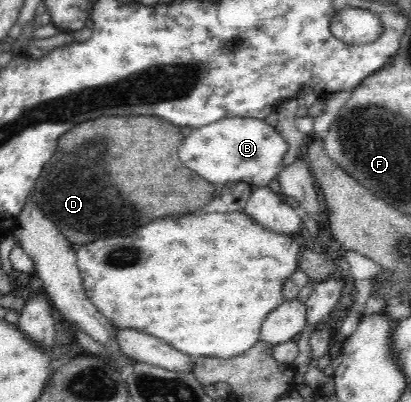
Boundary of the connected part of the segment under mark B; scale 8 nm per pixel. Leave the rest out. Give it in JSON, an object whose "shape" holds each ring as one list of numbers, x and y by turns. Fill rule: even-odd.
{"shape":[[227,118,191,130,179,146,179,162,211,184,247,183,254,187,268,186,271,179,284,172,281,164,288,143,264,120]]}

